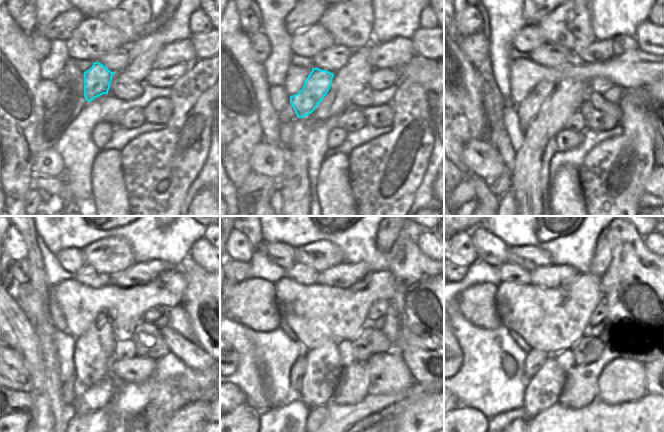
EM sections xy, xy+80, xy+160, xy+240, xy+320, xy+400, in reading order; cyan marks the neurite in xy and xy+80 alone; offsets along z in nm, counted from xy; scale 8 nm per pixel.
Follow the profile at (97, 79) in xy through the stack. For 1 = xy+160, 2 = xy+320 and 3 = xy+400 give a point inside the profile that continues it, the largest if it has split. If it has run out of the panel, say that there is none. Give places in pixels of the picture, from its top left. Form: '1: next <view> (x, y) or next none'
1: next xy+160 (528, 110)
2: next xy+320 (318, 386)
3: next xy+400 (543, 390)

